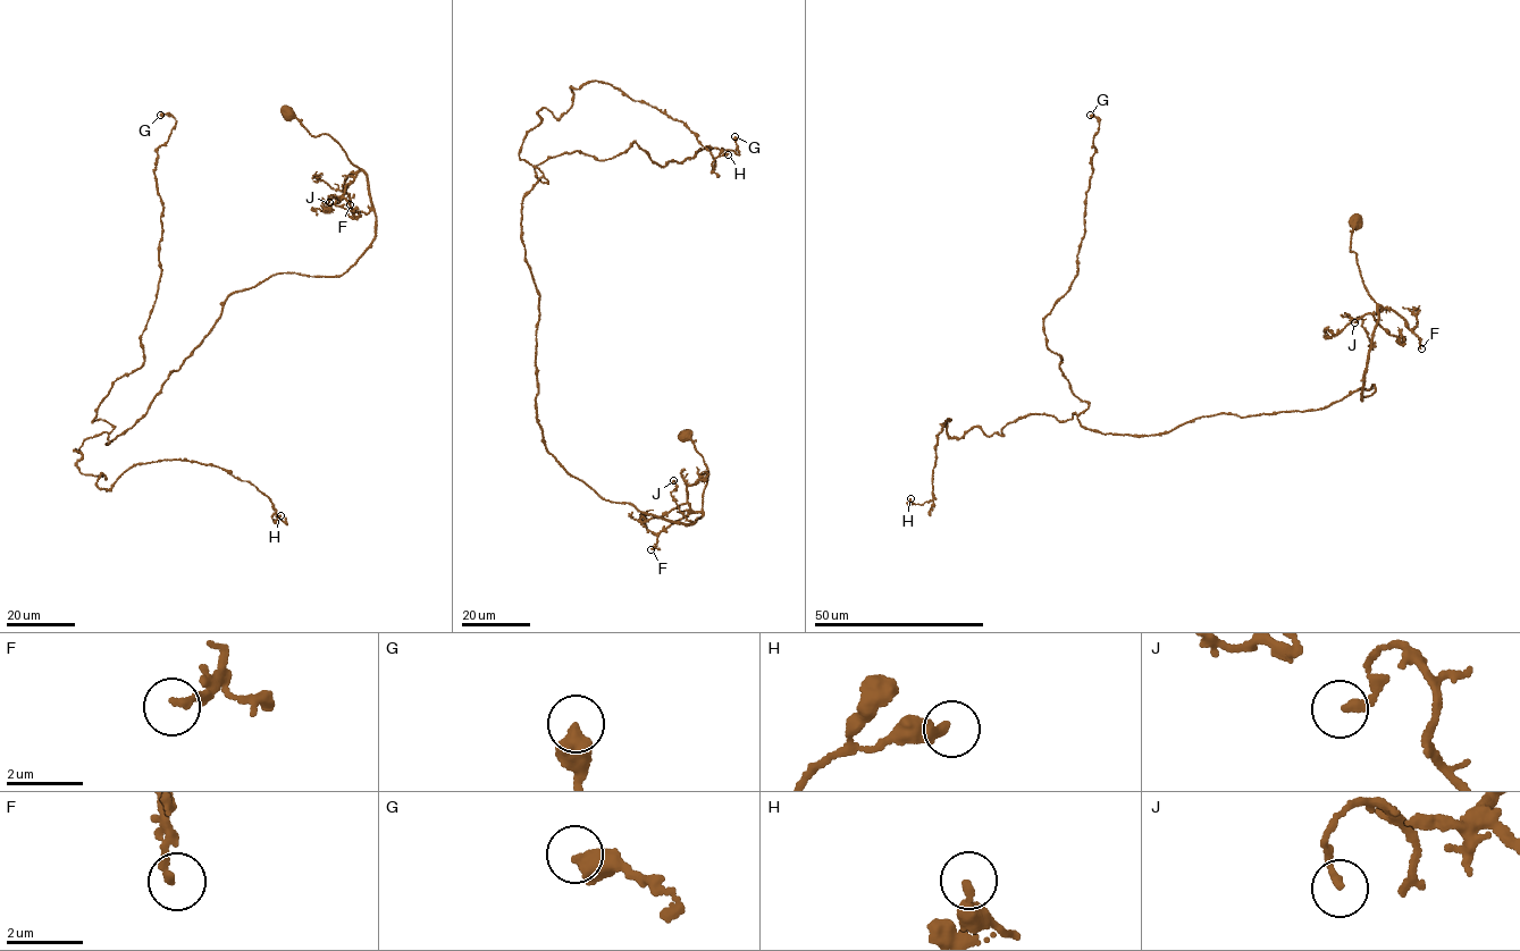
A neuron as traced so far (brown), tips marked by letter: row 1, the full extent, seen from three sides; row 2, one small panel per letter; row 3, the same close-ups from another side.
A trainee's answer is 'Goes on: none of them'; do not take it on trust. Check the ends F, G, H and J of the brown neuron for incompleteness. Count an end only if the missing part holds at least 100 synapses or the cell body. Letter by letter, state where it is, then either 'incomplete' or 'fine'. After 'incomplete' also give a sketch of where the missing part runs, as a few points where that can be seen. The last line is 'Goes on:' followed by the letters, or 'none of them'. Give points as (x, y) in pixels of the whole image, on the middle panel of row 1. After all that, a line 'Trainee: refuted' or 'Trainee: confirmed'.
F: (651, 549) | fine
G: (735, 136) | fine
H: (728, 154) | fine
J: (673, 480) | fine
Goes on: none of them
Trainee: confirmed

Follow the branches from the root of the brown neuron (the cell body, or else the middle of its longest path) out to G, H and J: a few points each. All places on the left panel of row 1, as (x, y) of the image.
G: (288, 111), (366, 174), (371, 246), (228, 296), (106, 445), (92, 421), (143, 363), (160, 277), (160, 115)
H: (288, 111), (366, 174), (371, 246), (235, 291), (132, 427), (74, 449), (99, 488), (194, 461), (280, 515)
J: (288, 111), (312, 135), (332, 137), (367, 176), (372, 207), (367, 213), (335, 204), (332, 195), (329, 202)

